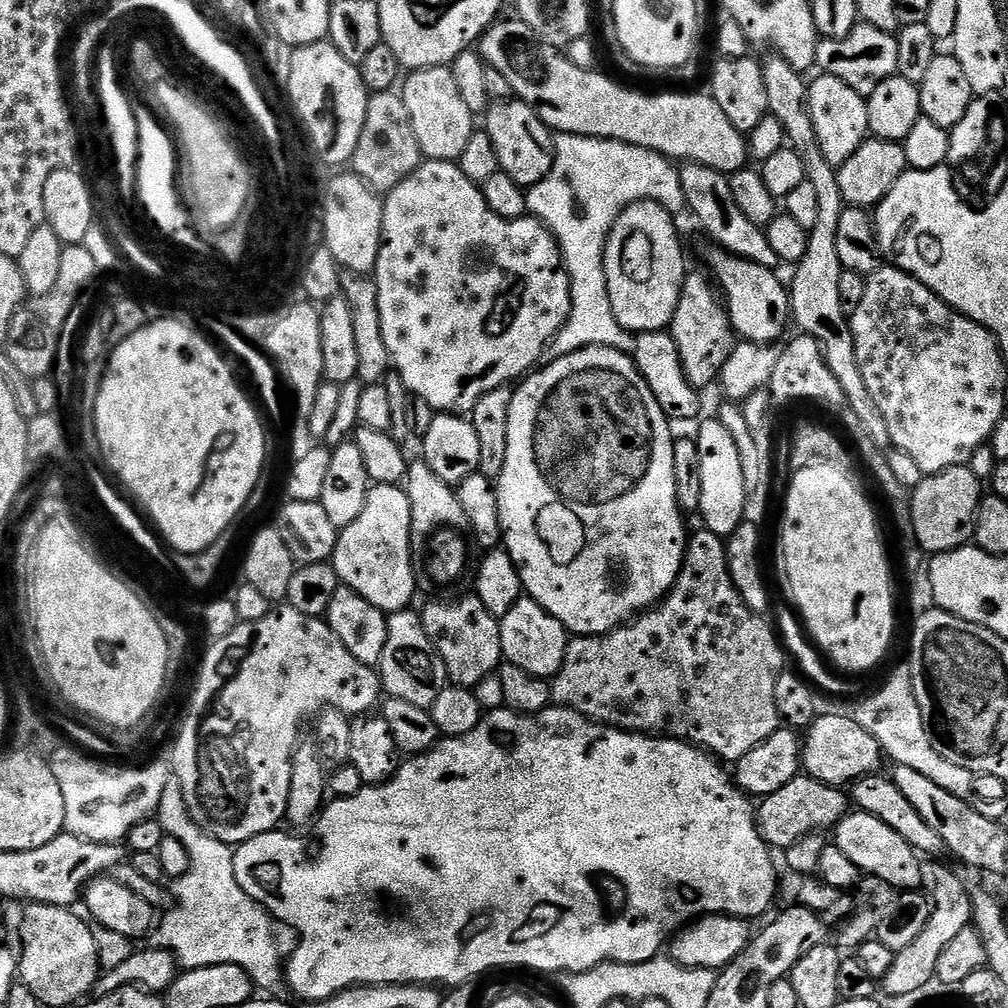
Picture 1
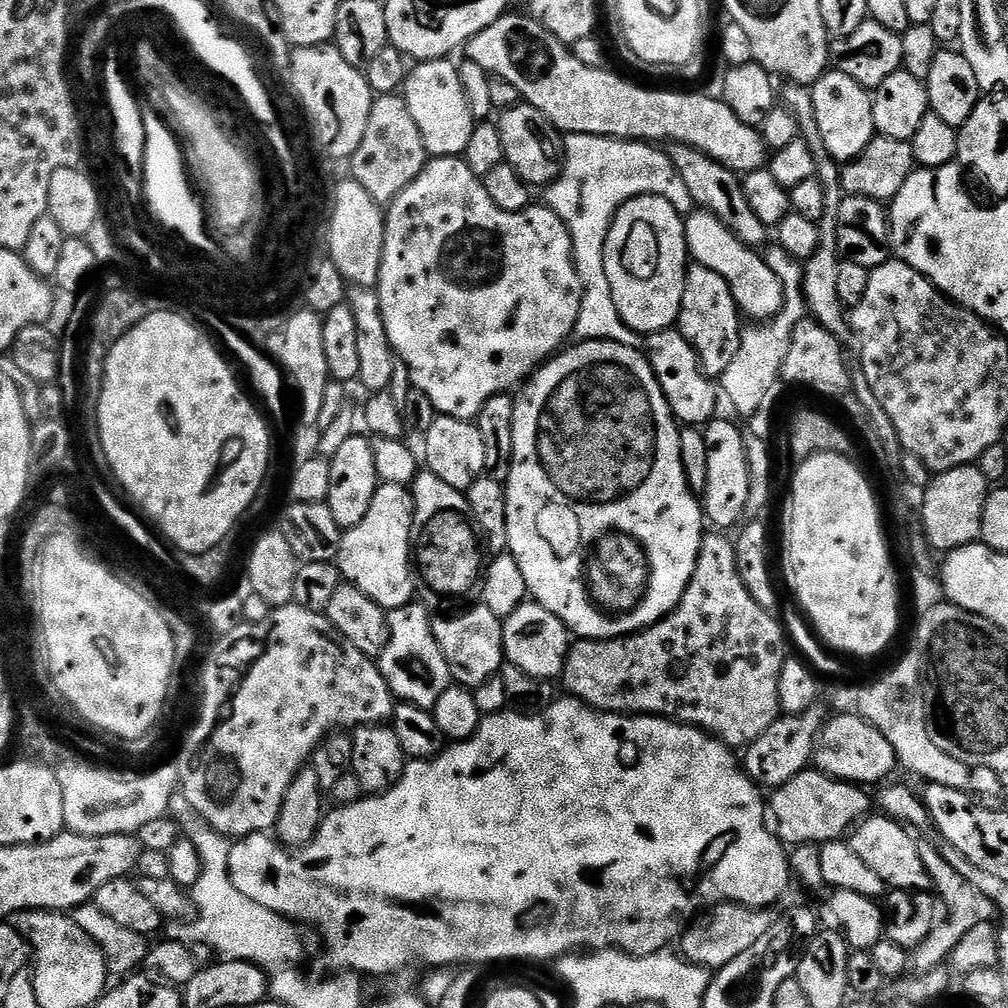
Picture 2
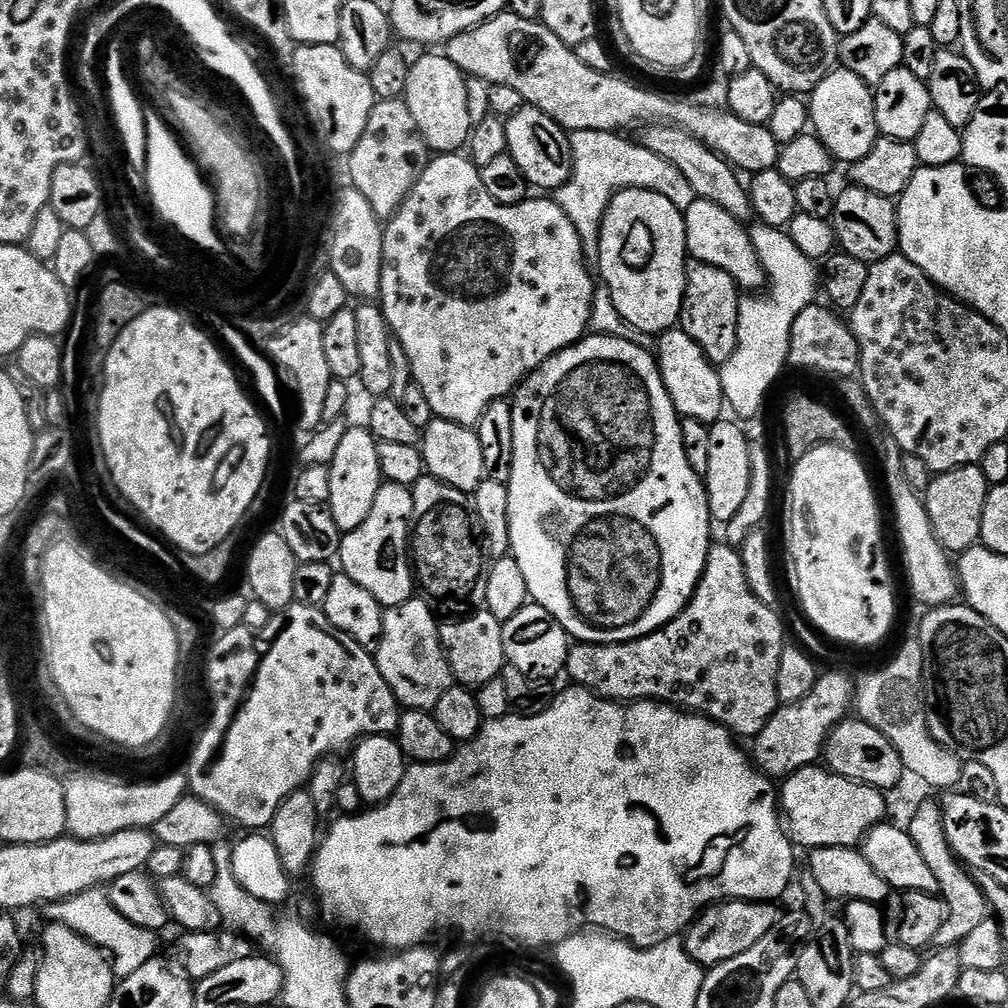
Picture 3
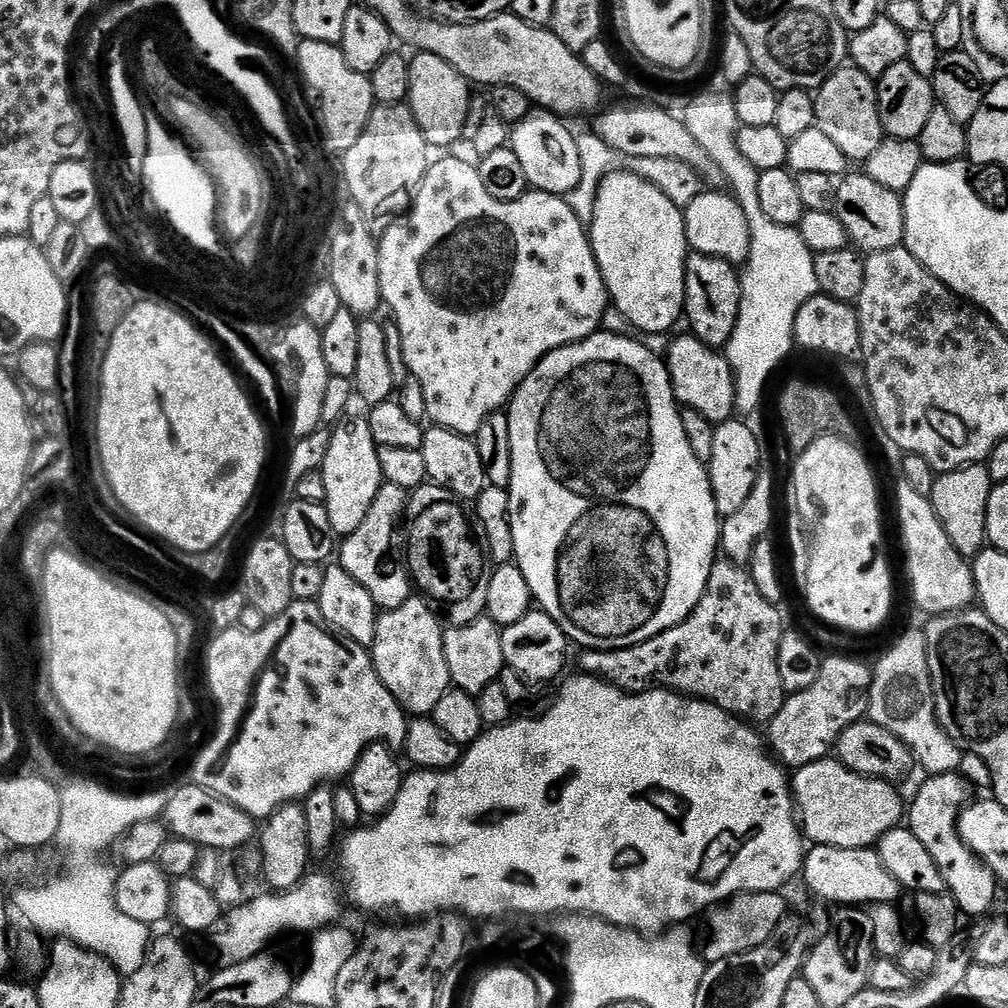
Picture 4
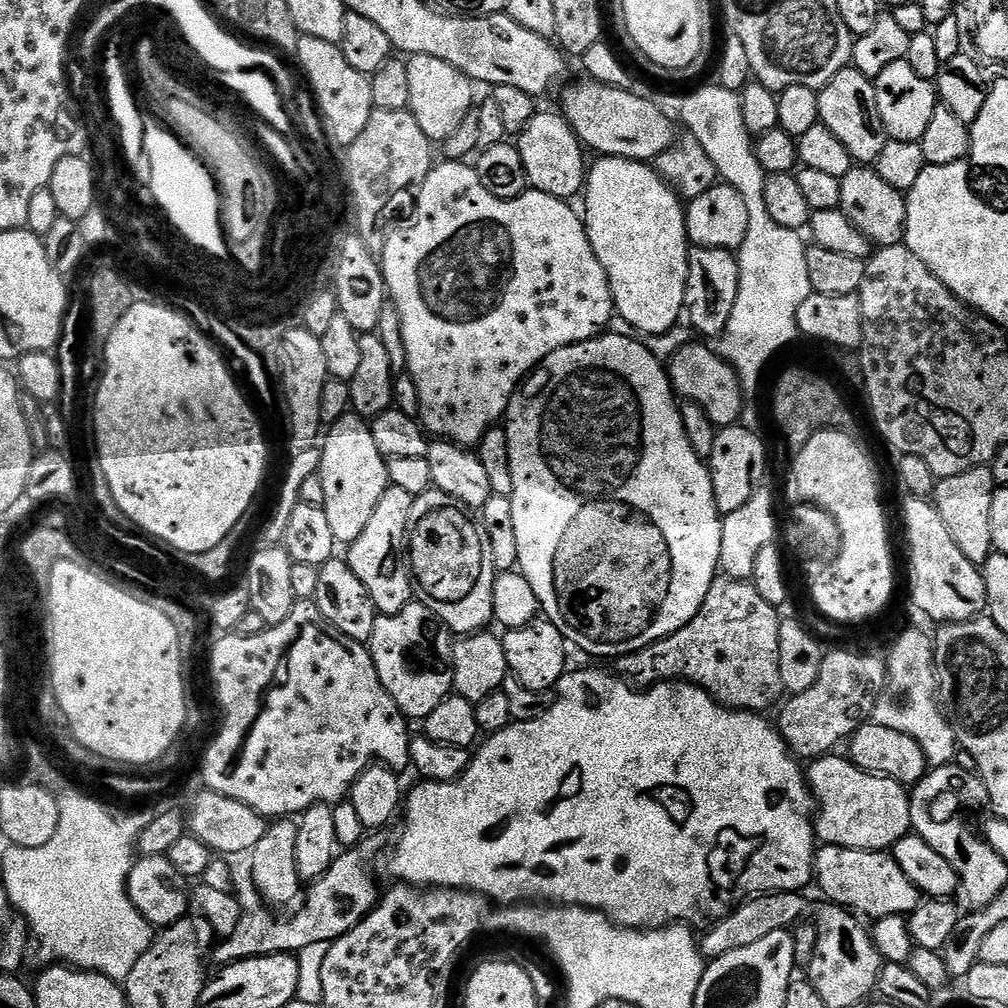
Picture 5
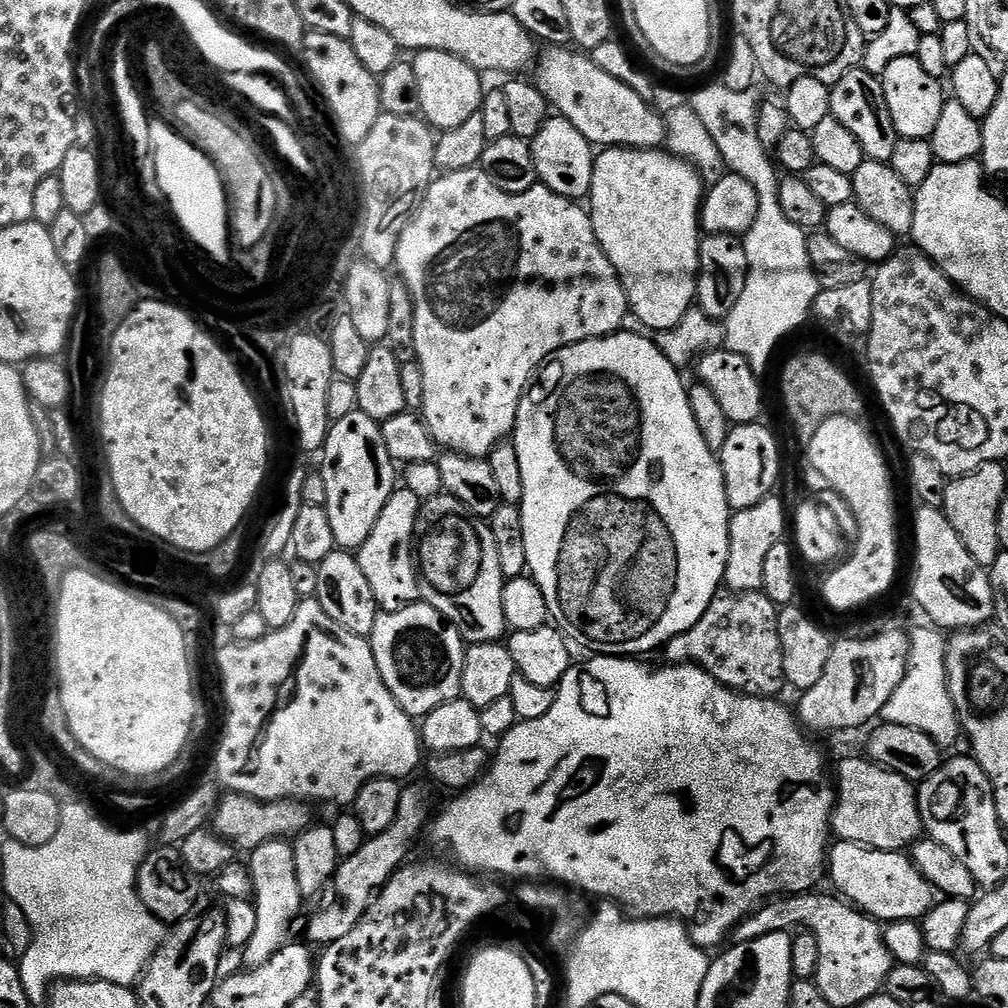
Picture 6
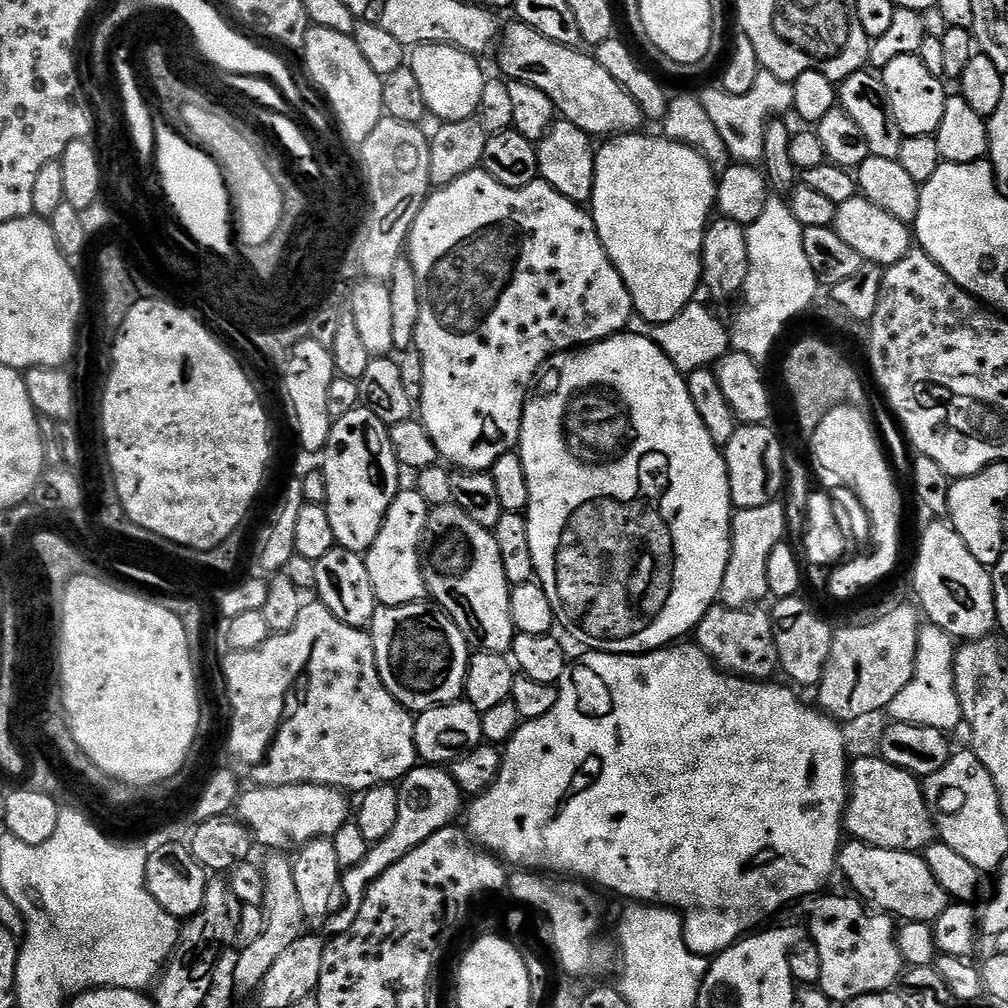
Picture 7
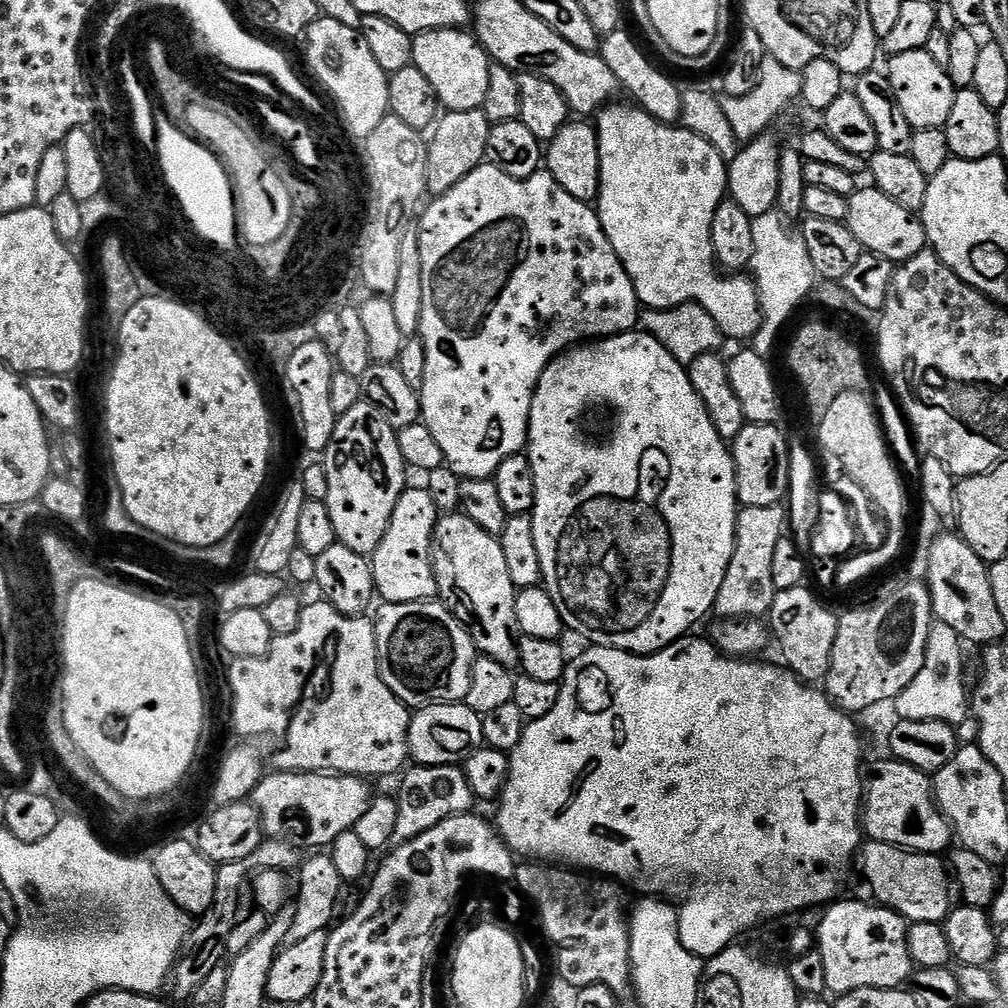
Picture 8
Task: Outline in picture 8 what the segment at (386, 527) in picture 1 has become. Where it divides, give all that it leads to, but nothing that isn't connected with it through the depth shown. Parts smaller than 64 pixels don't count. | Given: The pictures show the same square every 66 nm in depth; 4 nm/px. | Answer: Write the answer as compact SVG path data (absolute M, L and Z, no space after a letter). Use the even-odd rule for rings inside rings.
M405 487L394 506L390 526L370 557L374 582L381 601L409 604L430 600L437 595L436 576L432 572L432 534L436 531L437 519L434 498L430 498L427 487Z

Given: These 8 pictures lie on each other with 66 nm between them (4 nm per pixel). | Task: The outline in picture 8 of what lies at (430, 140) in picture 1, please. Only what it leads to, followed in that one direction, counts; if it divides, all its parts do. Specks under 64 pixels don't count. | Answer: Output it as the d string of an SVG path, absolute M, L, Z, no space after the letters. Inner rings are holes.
M441 29L421 33L412 41L412 64L426 74L426 82L436 91L436 98L448 112L474 112L483 109L486 86L490 86L490 57L475 35Z

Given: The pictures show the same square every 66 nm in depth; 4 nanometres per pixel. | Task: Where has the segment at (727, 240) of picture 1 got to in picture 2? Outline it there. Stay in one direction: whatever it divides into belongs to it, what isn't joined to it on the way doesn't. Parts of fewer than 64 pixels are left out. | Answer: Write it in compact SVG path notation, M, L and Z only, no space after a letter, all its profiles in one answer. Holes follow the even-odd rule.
M672 144L667 153L672 159L673 167L678 170L678 174L682 174L682 182L686 182L686 190L690 190L690 198L697 209L709 212L714 218L721 220L743 244L749 244L752 248L759 249L760 243L767 236L769 239L769 229L762 222L758 222L754 210L750 210L750 202L746 202L744 186L737 173L685 144Z

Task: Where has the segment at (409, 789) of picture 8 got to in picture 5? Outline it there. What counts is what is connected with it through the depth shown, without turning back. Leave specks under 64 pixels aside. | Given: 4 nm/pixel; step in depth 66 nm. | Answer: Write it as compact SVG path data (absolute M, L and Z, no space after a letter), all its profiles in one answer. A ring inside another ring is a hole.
M371 838L361 840L354 848L341 851L330 870L307 885L302 896L304 905L293 916L271 916L268 912L242 915L232 936L223 937L221 944L211 949L211 963L213 960L216 966L223 966L255 956L271 956L274 952L299 954L306 946L314 946L314 942L331 944L333 940L342 938L354 930L354 926L358 926L358 922L362 922L378 903L376 872L372 867L379 852L379 842Z

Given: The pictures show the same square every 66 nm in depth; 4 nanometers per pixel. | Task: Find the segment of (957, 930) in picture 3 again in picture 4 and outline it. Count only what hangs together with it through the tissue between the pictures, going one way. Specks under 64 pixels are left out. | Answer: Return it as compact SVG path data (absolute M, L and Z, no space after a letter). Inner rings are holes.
M955 771L941 776L928 776L925 784L917 790L916 797L907 805L906 824L911 828L914 838L926 846L930 858L934 858L947 891L956 900L957 909L963 915L965 912L968 916L987 917L987 912L996 900L998 879L959 836L957 820L973 799L971 786L960 775L959 771Z

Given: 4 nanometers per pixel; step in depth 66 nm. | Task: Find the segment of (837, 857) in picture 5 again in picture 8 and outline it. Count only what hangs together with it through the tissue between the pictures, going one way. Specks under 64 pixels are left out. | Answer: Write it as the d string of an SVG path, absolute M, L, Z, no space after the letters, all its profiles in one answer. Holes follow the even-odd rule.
M868 842L858 853L860 872L868 879L872 892L881 905L895 908L909 921L939 924L948 919L954 901L954 880L941 857L927 852L905 852L889 844Z

